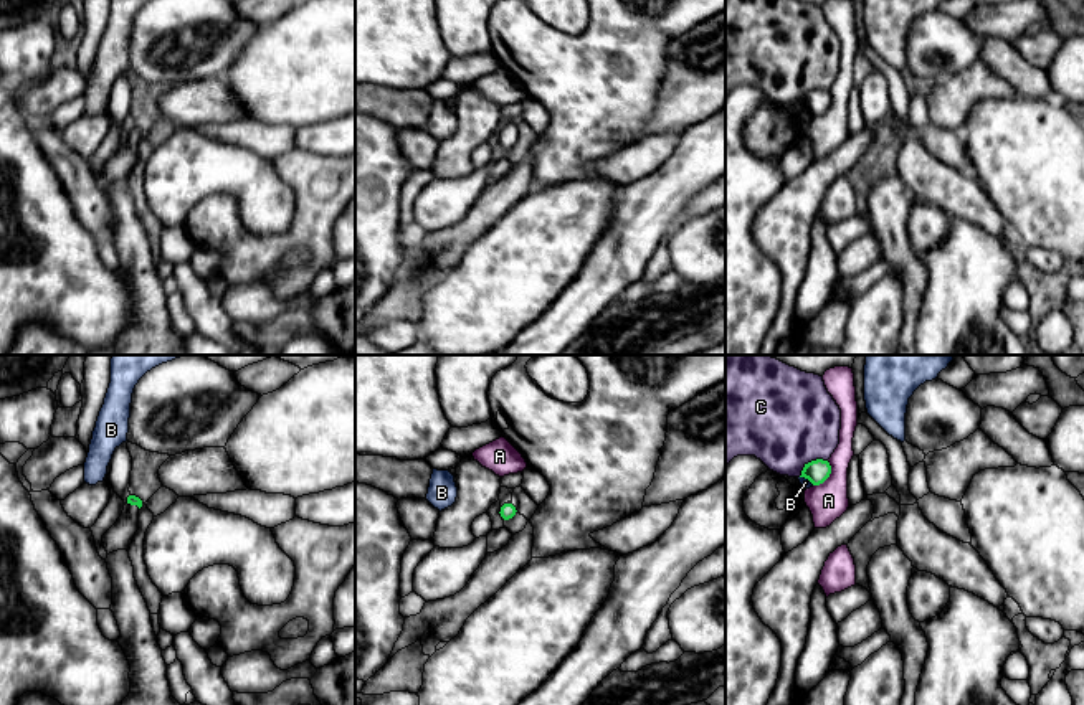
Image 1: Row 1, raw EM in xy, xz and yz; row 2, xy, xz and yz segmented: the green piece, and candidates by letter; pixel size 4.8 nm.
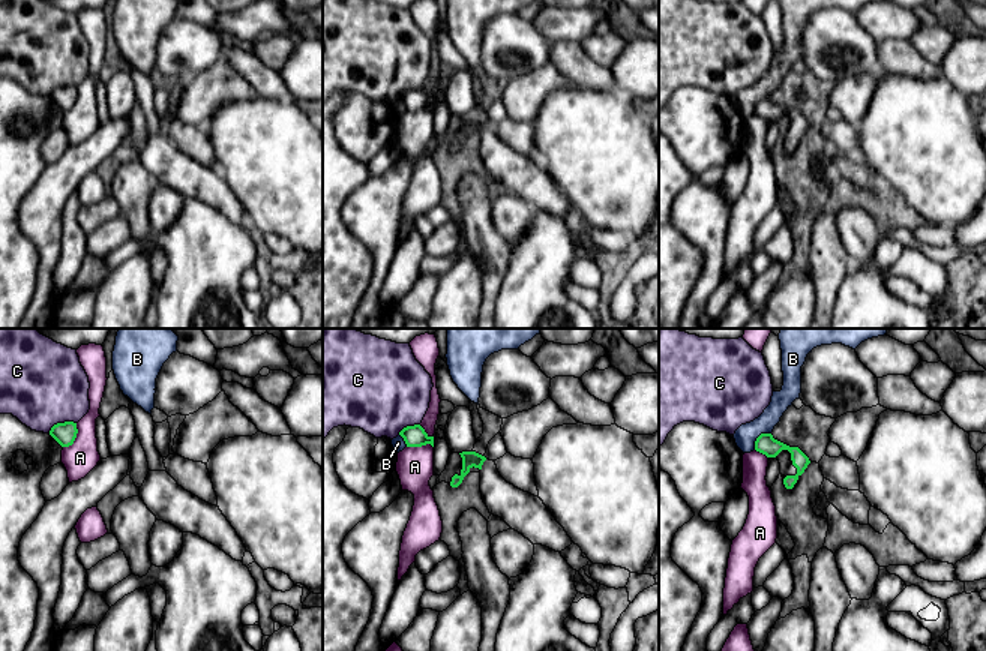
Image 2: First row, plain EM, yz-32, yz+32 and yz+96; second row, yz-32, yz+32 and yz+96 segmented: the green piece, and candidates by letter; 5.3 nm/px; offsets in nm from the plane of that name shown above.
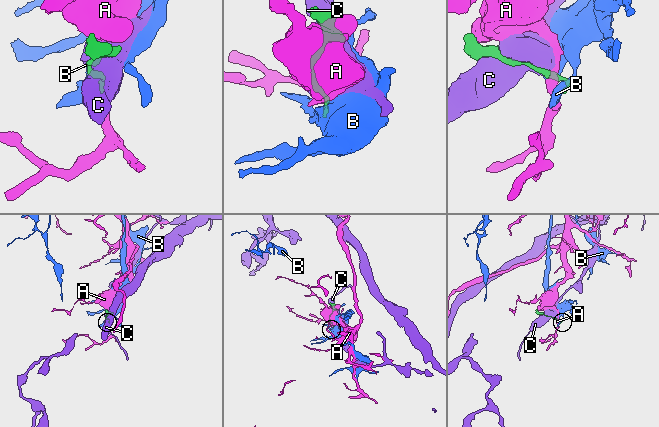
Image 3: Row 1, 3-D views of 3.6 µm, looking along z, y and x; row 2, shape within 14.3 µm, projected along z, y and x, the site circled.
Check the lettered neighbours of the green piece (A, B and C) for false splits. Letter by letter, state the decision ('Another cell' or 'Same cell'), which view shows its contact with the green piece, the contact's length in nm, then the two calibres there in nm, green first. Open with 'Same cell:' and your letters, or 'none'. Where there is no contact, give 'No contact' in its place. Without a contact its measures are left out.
Same cell: none
A: Another cell. Touches green in yz. Shared border 150 nm. Thickness 110 nm (green) against 190 nm
B: Another cell. Touches green in yz. Shared border 80 nm. Thickness 110 nm (green) against 50 nm
C: Another cell. Touches green in yz. Shared border 170 nm. Thickness 110 nm (green) against 480 nm

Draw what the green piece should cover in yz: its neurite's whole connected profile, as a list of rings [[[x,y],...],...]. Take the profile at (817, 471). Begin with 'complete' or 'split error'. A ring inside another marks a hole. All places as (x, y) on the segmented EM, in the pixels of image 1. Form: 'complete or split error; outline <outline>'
complete; outline [[[816,459],[805,464],[800,477],[808,479],[813,485],[820,485],[830,477],[830,474],[831,474],[830,462],[823,459]]]

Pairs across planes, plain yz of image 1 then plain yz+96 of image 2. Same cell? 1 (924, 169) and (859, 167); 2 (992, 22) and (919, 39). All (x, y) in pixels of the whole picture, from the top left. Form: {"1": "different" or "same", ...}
{"1": "same", "2": "different"}

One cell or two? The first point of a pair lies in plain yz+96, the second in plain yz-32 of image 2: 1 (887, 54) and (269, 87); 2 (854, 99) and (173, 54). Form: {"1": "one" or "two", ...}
{"1": "one", "2": "two"}

